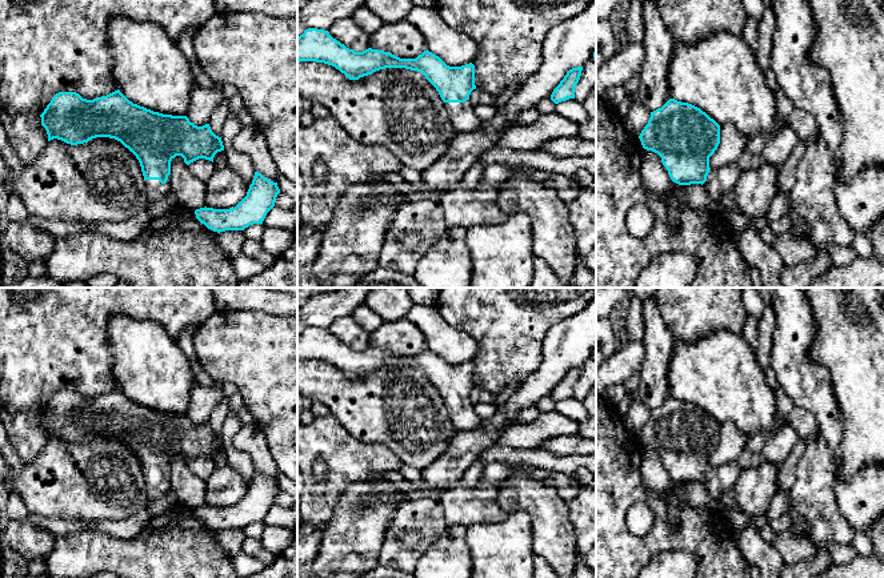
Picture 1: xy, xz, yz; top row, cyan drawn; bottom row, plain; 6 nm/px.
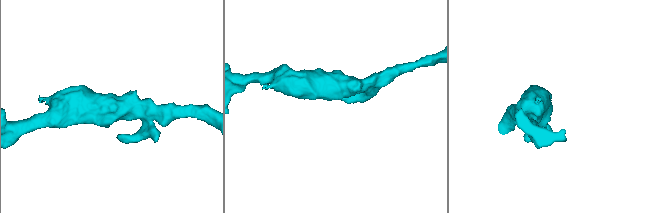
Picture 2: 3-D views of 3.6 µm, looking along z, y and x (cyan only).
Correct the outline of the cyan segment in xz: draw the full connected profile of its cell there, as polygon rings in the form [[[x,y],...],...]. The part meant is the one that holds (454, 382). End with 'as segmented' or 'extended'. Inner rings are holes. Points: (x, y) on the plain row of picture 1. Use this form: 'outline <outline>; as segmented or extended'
outline [[[308,326],[297,336],[297,361],[300,360],[332,364],[349,378],[359,378],[385,366],[421,370],[439,390],[456,430],[472,430],[484,422],[469,401],[469,393],[476,388],[472,361],[449,365],[428,348],[416,357],[400,357],[391,350],[372,346],[355,350],[333,337],[328,329],[317,326]]]; extended

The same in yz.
outline [[[669,397],[651,410],[639,437],[644,447],[661,455],[673,481],[701,482],[717,507],[721,494],[733,490],[743,470],[735,461],[709,466],[709,455],[720,442],[720,424],[688,401]]]; extended

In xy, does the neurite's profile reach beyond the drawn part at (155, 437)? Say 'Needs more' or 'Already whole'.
Needs more

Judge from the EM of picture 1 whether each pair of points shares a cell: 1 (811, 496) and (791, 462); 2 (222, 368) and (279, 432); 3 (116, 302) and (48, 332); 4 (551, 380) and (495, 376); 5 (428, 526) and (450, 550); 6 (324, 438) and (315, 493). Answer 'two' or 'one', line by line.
1: two
2: one
3: one
4: two
5: two
6: one

